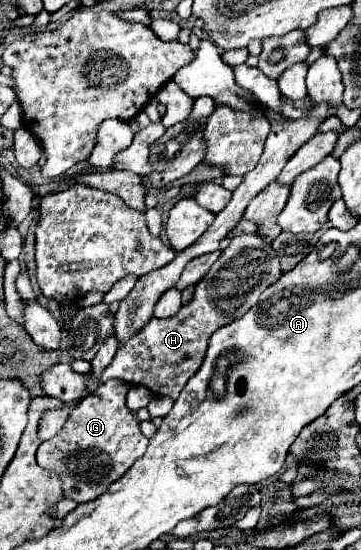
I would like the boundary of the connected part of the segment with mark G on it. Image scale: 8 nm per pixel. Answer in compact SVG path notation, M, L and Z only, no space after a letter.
M111 379L103 383L93 395L79 401L65 427L37 449L37 463L53 471L63 485L63 497L85 503L105 493L123 473L145 453L147 437L139 431L137 417L127 409L127 383Z

